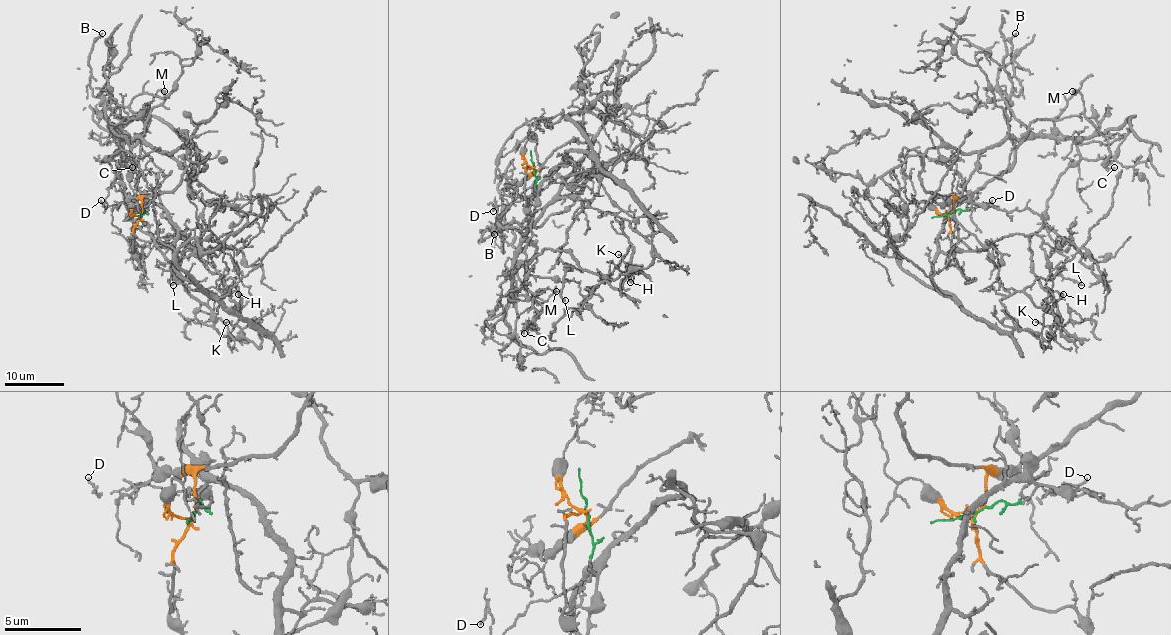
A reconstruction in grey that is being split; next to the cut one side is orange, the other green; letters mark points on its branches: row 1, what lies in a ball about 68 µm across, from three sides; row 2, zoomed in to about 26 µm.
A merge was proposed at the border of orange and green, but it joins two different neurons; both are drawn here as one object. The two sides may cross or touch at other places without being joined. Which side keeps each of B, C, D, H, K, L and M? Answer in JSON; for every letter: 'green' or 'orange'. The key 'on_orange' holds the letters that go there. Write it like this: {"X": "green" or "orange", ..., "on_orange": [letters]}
{"B": "green", "C": "green", "D": "green", "H": "green", "K": "green", "L": "green", "M": "green", "on_orange": []}

